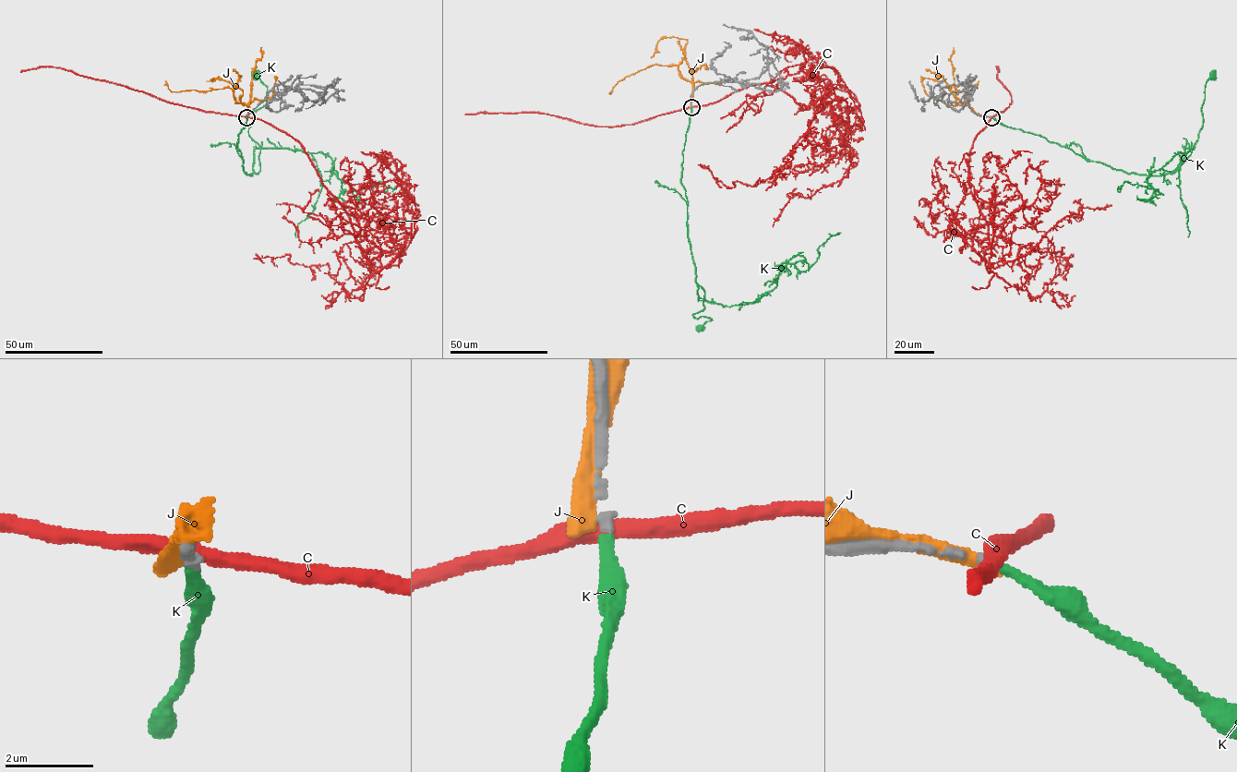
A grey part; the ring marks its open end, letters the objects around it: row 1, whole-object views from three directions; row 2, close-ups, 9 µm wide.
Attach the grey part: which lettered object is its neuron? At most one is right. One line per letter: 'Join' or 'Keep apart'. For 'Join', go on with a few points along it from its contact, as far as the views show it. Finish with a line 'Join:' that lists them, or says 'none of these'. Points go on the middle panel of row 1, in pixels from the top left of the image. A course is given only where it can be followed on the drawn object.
C: Keep apart
J: Keep apart
K: Join. Its course: (691, 107), (681, 183), (688, 203), (696, 282), (704, 292), (704, 308), (692, 315), (712, 319), (701, 329)
Join: K

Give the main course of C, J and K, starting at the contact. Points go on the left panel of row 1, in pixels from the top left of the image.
C: (246, 116), (301, 145), (380, 271), (406, 240), (406, 185), (382, 156), (366, 176), (375, 175)
J: (246, 116), (248, 106), (235, 101), (231, 89), (174, 91), (169, 90), (164, 80)
K: (246, 117), (236, 147), (251, 175), (260, 171), (260, 147), (248, 129), (267, 101), (267, 87), (256, 76)

